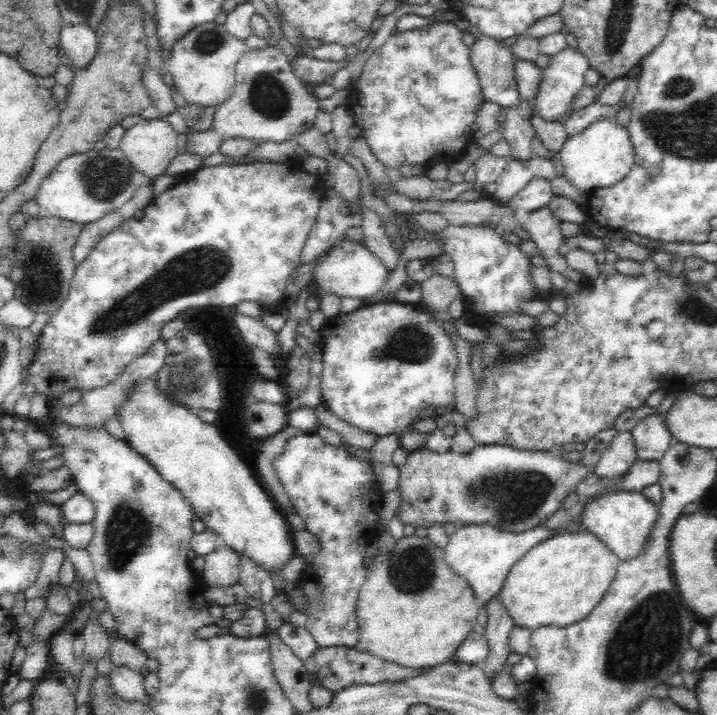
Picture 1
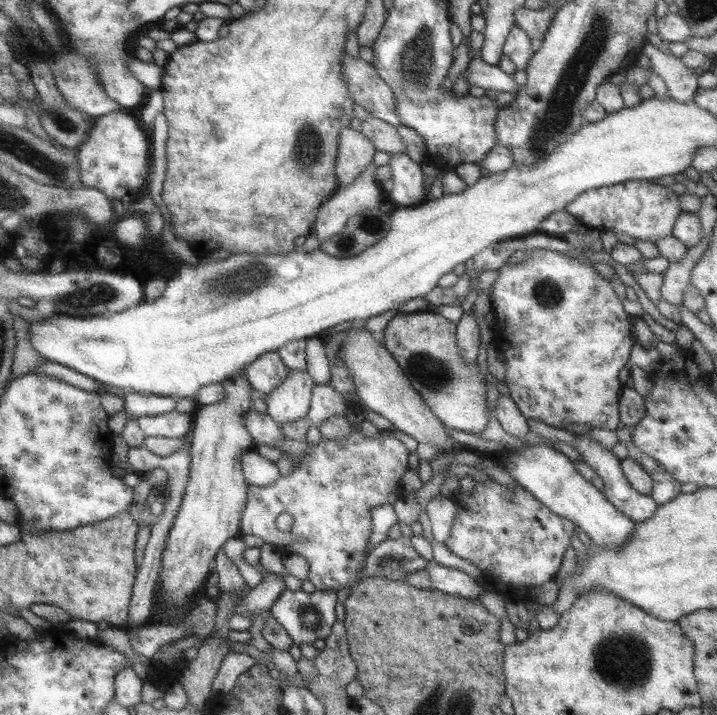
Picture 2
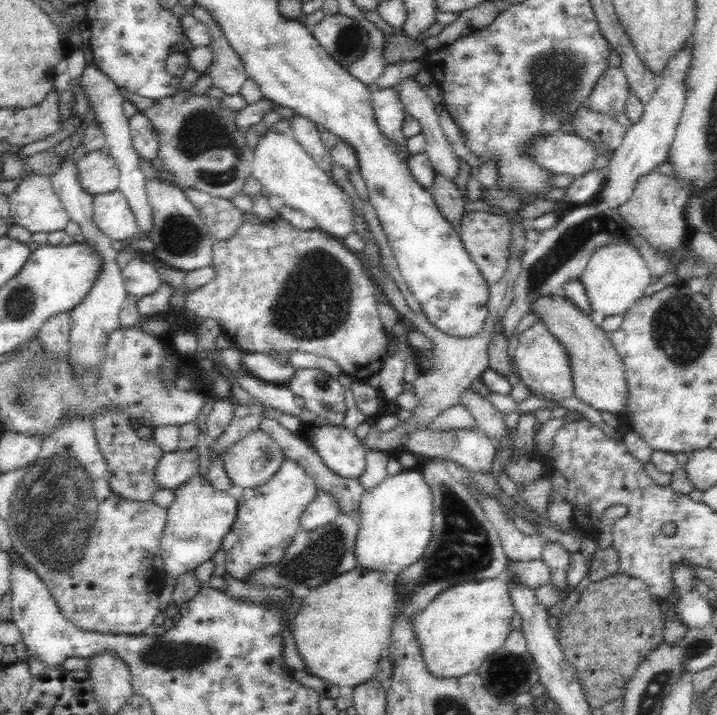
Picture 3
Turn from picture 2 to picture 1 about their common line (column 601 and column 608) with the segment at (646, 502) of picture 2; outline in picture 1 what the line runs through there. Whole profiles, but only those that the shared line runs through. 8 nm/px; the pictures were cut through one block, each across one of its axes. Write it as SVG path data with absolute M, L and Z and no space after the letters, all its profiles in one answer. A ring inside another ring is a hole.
M631 431L616 433L602 451L600 460L593 466L592 472L602 478L625 475L637 459L635 448Z

